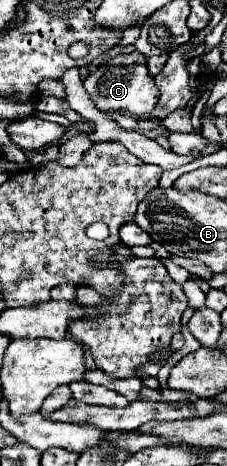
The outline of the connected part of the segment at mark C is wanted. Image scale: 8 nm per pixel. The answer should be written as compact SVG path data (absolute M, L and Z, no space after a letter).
M130 52L130 54L124 54L124 58L128 66L106 64L90 72L88 78L84 80L84 88L100 112L106 112L106 114L122 112L130 116L148 116L158 102L158 88L154 84L154 78L146 70L146 56L140 52Z

